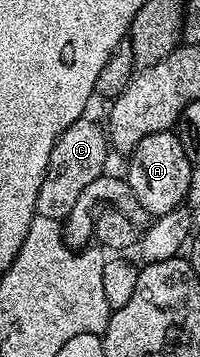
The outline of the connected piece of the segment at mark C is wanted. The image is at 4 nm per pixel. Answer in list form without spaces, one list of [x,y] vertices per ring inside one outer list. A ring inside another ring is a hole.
[[[91,116],[74,120],[74,124],[70,124],[62,136],[58,136],[50,152],[50,164],[46,164],[42,188],[38,188],[36,197],[37,215],[55,222],[70,216],[70,208],[74,208],[79,194],[94,180],[98,180],[100,174],[105,173],[108,154],[110,143],[105,127],[101,123],[99,126]]]

